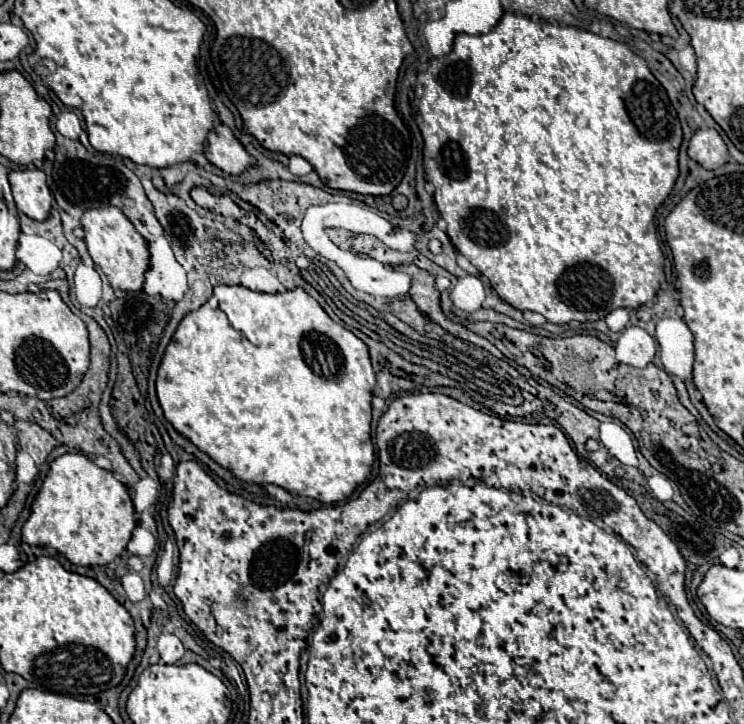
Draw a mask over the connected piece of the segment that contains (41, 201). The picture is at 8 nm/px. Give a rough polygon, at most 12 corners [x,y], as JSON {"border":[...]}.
{"border":[[36,166],[8,174],[20,212],[46,220],[52,196]]}

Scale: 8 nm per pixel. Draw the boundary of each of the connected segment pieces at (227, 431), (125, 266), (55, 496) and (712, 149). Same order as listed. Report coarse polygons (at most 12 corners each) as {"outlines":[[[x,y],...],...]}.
{"outlines":[[[216,286],[156,376],[242,482],[370,474],[366,344],[302,288]],[[118,208],[84,212],[84,242],[112,288],[140,290],[148,242]],[[88,456],[50,464],[22,542],[76,566],[126,550],[126,486]],[[714,128],[698,130],[688,156],[706,170],[728,162],[728,148]]]}

